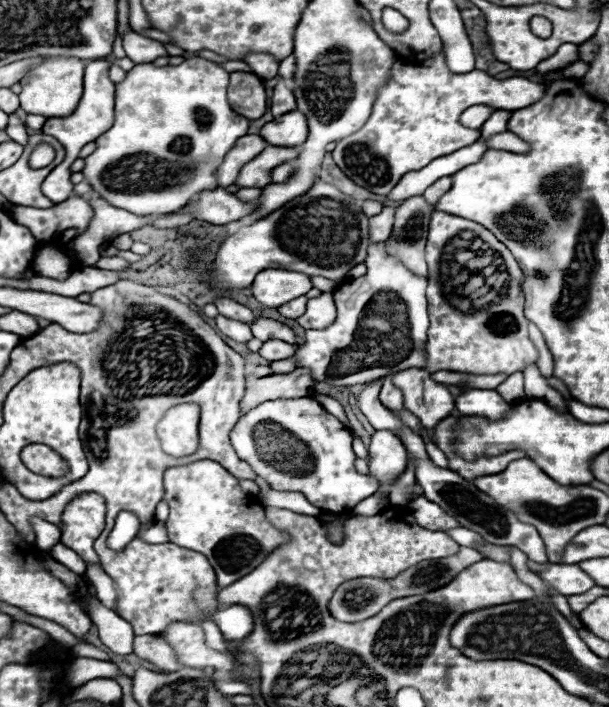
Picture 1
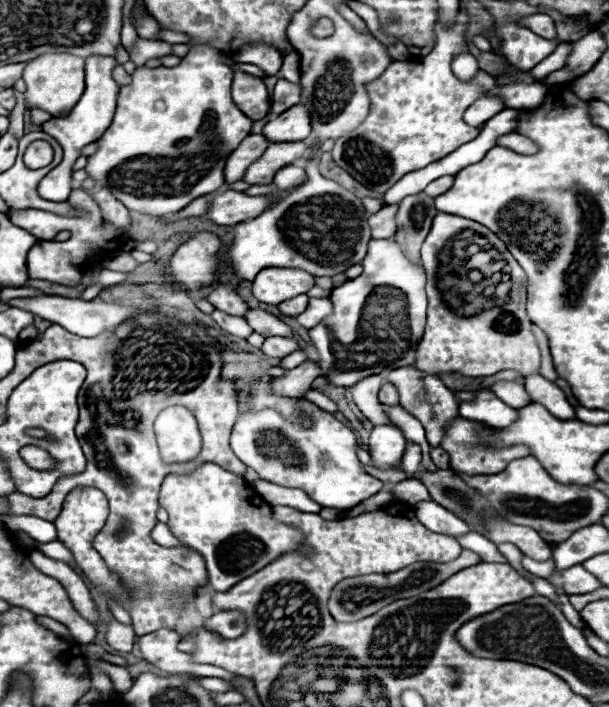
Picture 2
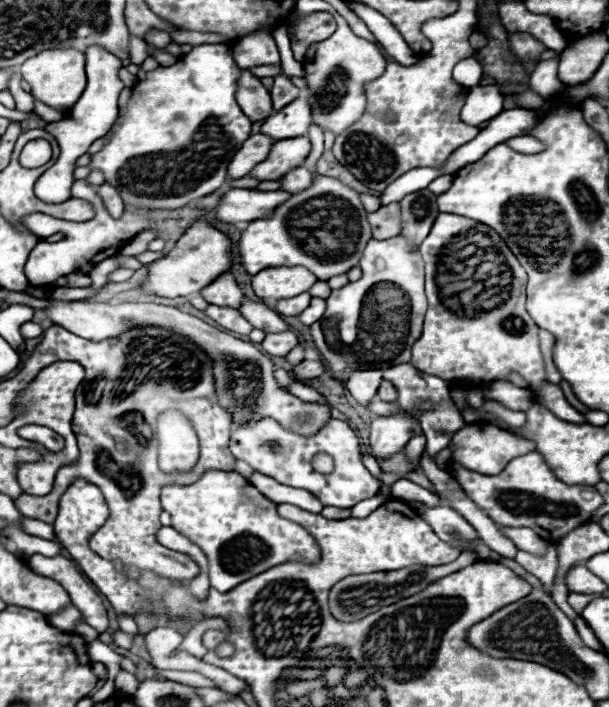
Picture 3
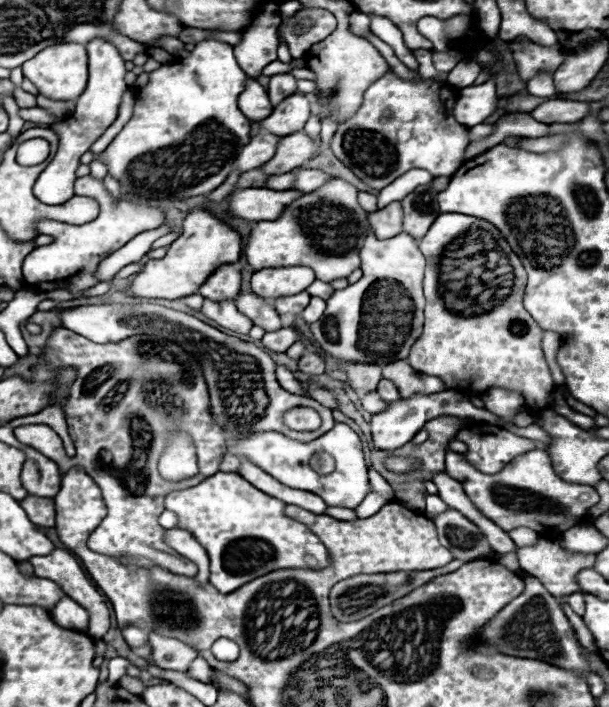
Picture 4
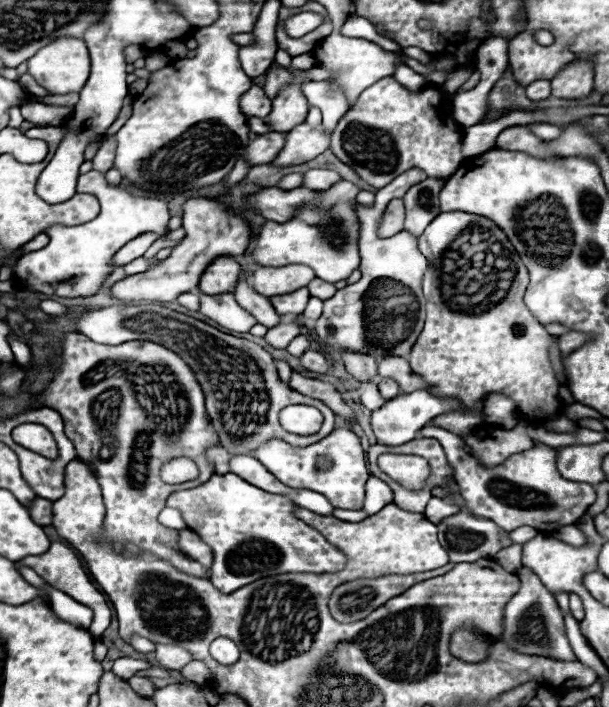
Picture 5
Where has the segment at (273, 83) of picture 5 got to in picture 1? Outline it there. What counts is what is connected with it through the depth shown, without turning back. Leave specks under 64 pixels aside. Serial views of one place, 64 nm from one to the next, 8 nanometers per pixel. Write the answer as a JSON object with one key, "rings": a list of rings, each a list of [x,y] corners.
{"rings":[[[278,82],[270,100],[270,110],[272,116],[282,116],[288,114],[290,110],[296,110],[296,98],[286,82]]]}

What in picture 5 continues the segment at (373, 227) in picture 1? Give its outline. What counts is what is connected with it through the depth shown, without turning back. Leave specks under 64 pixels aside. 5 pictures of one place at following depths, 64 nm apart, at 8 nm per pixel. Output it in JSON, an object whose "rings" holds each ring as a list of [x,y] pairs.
{"rings":[[[392,200],[382,216],[378,234],[382,238],[390,238],[390,236],[402,232],[402,224],[404,224],[404,204],[402,204],[402,200]]]}

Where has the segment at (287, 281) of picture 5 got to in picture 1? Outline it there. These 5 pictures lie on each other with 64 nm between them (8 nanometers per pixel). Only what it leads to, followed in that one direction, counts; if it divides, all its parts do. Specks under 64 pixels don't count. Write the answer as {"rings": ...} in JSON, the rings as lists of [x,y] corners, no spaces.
{"rings":[[[282,268],[262,270],[252,282],[254,298],[268,308],[278,308],[290,302],[292,298],[304,296],[310,288],[312,282],[306,274],[282,270]]]}

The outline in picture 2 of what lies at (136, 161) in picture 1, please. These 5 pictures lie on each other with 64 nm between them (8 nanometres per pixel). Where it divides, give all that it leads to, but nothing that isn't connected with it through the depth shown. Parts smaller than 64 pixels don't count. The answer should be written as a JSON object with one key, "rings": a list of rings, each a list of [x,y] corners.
{"rings":[[[210,46],[190,48],[174,68],[136,68],[132,82],[120,86],[114,122],[98,140],[98,150],[88,156],[84,170],[100,188],[108,188],[128,210],[150,216],[174,214],[192,200],[216,192],[224,184],[222,170],[230,150],[236,150],[252,128],[252,120],[244,116],[230,98],[232,76],[234,72],[224,62],[224,54]]]}

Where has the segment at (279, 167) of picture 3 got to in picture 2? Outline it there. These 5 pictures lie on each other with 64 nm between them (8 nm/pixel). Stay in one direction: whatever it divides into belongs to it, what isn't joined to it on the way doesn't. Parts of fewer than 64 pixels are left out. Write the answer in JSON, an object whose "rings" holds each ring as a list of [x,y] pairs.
{"rings":[[[280,142],[270,144],[264,154],[248,166],[244,172],[244,182],[248,184],[272,184],[274,174],[288,164],[294,164],[294,160],[302,158],[306,152],[306,142]]]}

